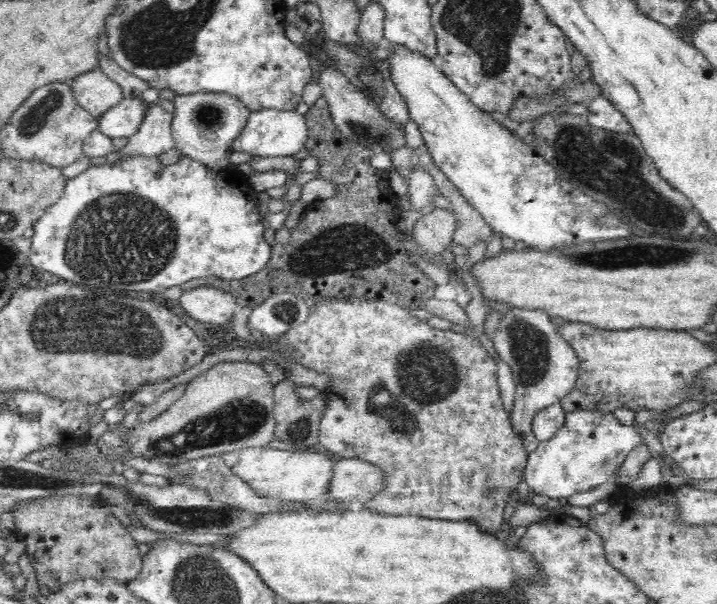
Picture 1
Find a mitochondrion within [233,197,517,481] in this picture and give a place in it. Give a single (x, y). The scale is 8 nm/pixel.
(427, 374)

